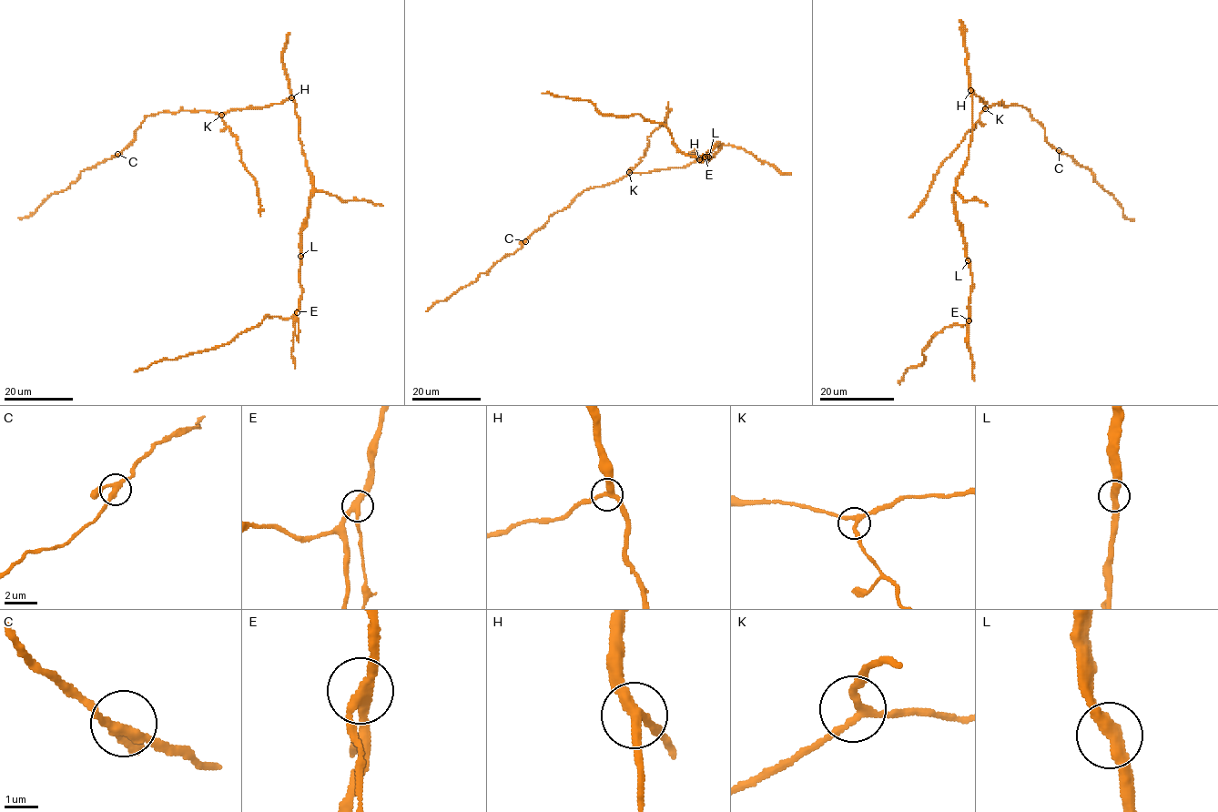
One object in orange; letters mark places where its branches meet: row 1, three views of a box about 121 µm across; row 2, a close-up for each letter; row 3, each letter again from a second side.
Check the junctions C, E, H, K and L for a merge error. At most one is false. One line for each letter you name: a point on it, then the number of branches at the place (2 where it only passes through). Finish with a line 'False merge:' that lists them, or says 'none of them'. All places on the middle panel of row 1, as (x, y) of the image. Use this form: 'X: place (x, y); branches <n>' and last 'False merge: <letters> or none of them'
E: place (705, 157); branches 3
False merge: E

